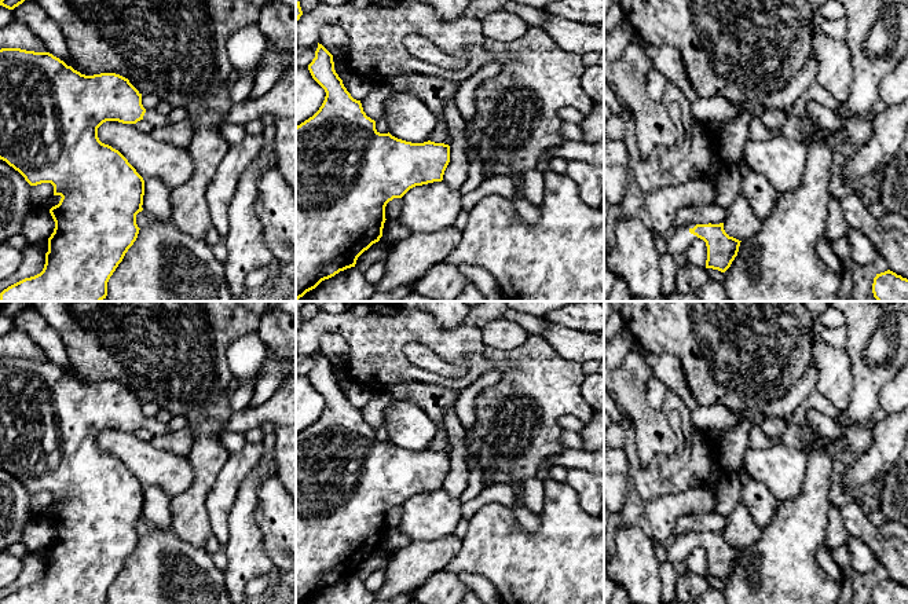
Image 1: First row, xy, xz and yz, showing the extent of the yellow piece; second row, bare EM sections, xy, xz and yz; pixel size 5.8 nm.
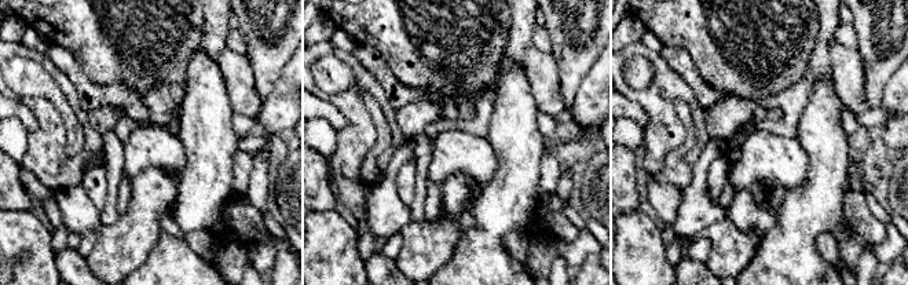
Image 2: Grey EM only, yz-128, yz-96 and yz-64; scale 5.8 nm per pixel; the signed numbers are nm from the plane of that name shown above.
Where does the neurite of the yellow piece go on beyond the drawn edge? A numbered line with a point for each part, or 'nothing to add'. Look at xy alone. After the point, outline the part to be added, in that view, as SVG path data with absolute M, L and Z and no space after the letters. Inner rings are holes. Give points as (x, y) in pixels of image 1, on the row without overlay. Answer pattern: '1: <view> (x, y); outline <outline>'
1: xy (153, 425); outline M155 417L146 418L143 428L146 428L150 435L166 435L173 431L169 424L162 424Z

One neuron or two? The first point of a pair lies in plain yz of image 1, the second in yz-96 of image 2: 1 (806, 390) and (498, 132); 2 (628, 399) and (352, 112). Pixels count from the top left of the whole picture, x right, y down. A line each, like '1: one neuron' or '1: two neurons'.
1: two neurons
2: one neuron

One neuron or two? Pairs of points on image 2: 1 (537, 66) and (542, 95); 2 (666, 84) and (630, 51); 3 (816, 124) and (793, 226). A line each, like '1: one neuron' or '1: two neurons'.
1: one neuron
2: one neuron
3: one neuron

